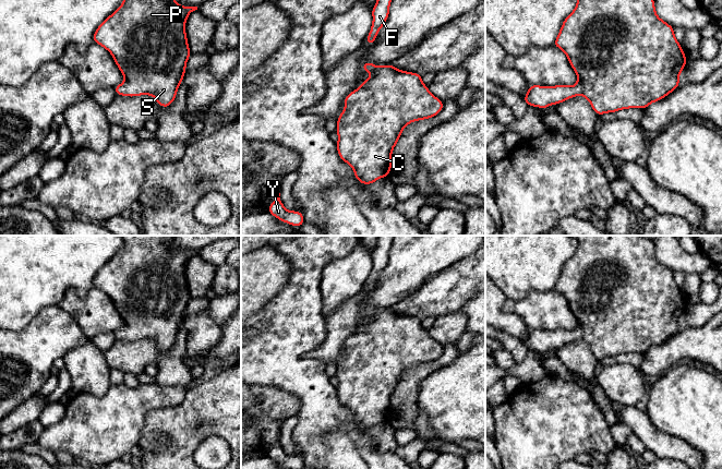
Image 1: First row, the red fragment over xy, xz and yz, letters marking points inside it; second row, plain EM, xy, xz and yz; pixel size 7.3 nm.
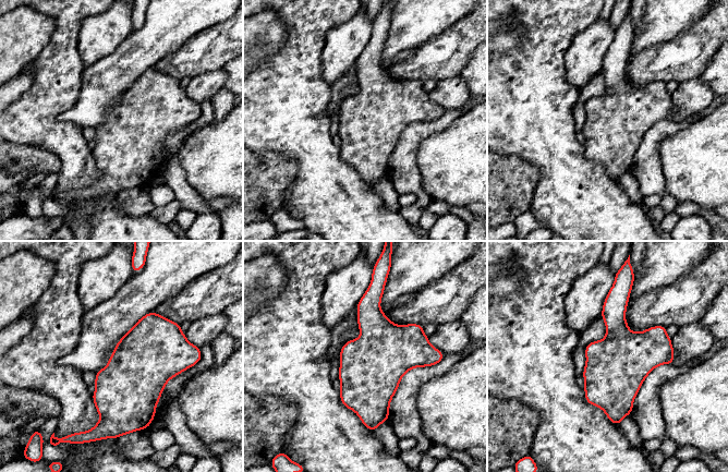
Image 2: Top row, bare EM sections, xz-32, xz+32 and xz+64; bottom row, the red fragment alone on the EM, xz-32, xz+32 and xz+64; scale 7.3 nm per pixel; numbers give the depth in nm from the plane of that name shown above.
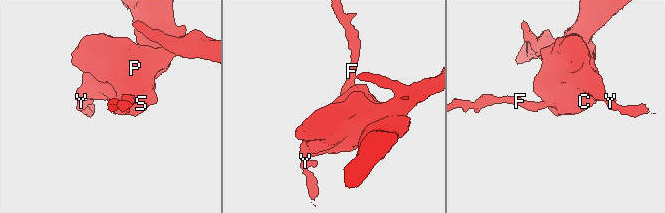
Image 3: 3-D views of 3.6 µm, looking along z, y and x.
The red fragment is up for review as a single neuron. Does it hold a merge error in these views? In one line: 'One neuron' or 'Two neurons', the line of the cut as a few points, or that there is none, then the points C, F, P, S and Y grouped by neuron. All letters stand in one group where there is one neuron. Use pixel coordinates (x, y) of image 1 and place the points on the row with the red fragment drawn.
One neuron. No split. Groups: C F P S Y

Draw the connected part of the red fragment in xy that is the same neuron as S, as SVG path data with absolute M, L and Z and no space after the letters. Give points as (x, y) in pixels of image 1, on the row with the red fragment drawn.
M123 0L119 9L97 27L93 41L112 55L124 75L123 83L113 88L116 95L151 95L165 108L173 103L191 56L185 22L195 10L197 7L183 7L175 0Z

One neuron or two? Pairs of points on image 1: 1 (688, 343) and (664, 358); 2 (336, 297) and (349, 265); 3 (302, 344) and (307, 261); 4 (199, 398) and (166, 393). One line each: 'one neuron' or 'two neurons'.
1: one neuron
2: one neuron
3: one neuron
4: two neurons

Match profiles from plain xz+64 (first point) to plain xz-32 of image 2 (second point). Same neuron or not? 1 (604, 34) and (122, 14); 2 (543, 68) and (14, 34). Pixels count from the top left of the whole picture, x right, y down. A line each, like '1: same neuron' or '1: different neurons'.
1: same neuron
2: different neurons

